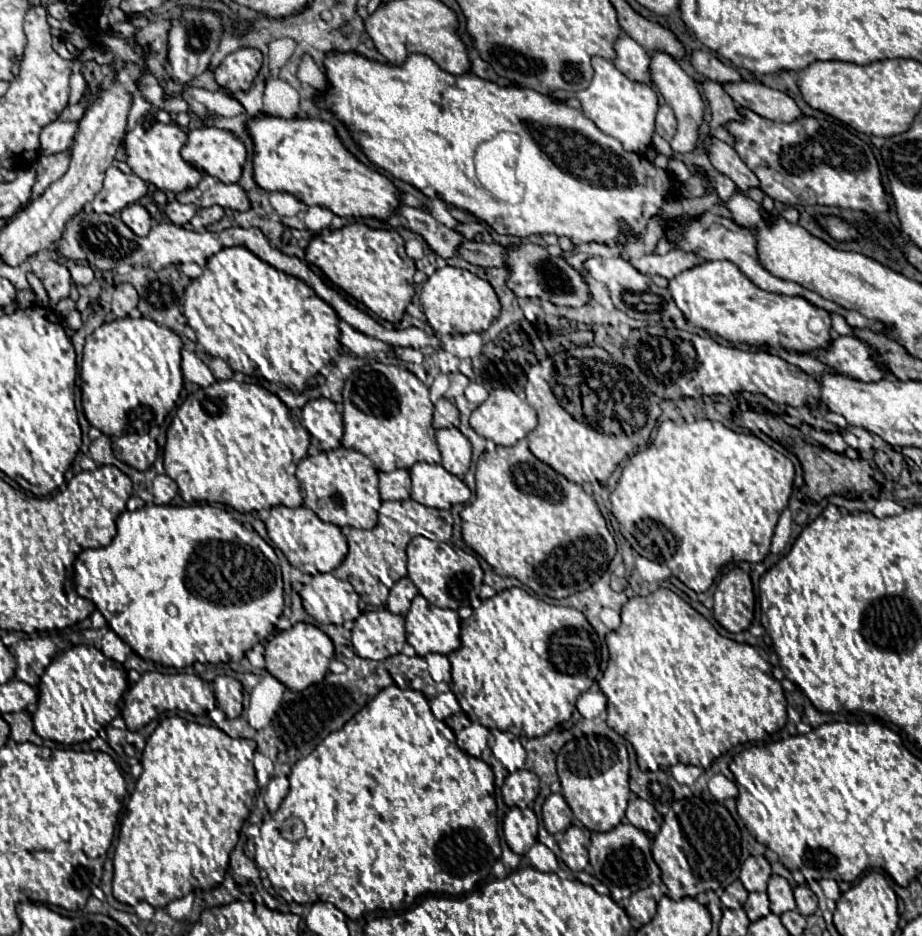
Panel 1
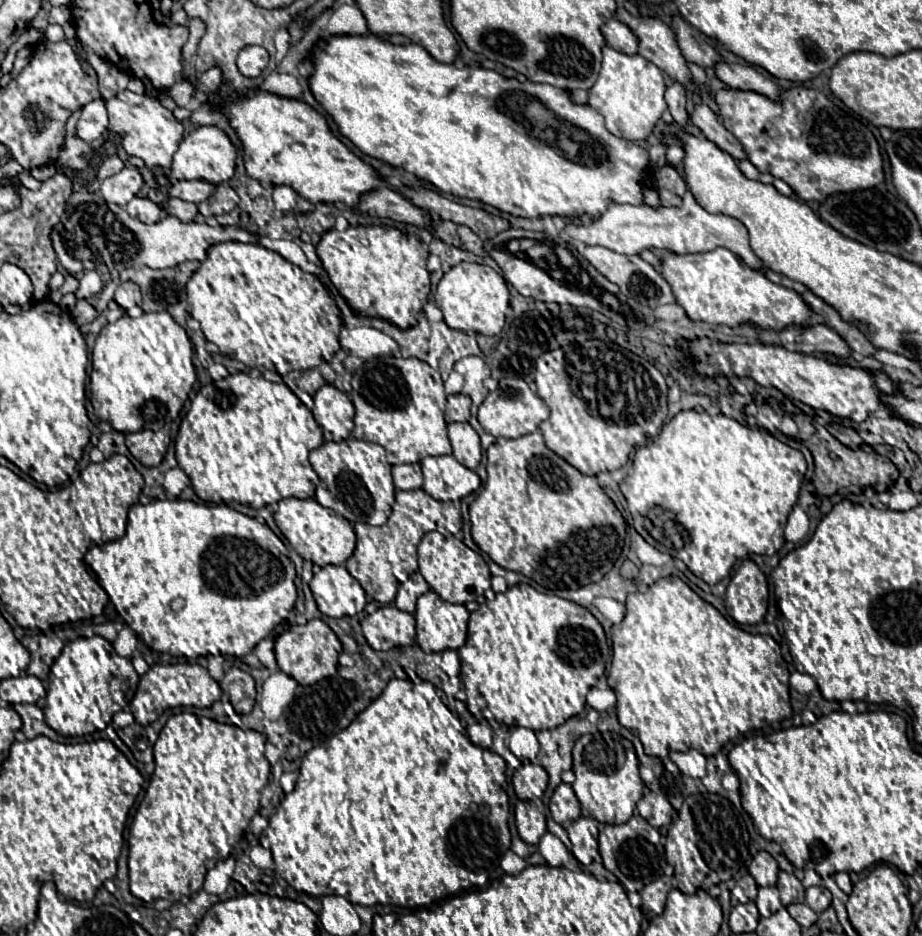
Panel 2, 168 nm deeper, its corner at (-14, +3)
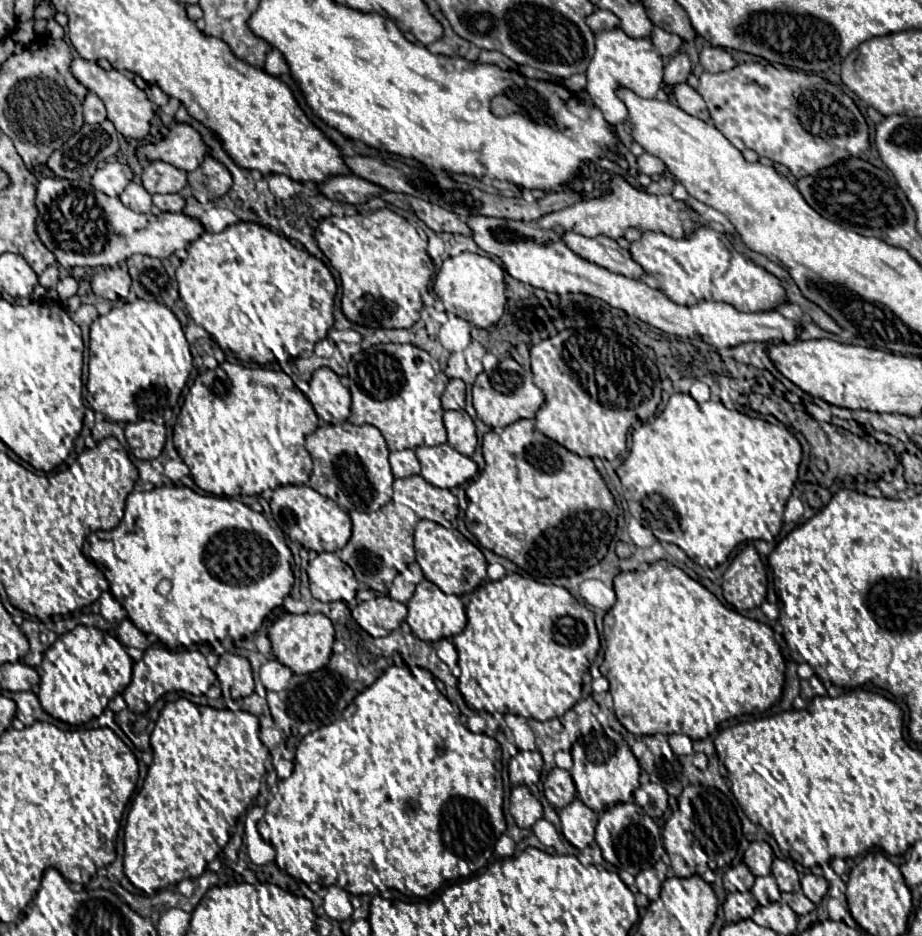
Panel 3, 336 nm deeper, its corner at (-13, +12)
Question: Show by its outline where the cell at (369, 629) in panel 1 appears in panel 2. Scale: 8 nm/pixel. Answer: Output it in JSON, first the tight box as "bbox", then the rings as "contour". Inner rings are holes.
{"bbox":[360,605,416,651],"contour":[[[394,605],[376,609],[376,613],[366,615],[360,625],[366,641],[374,651],[388,651],[392,647],[410,645],[416,635],[414,617],[396,609]]]}

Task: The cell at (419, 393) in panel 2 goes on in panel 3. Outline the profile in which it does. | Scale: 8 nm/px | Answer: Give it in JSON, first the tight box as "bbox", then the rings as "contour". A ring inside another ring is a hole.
{"bbox":[349,344,447,450],"contour":[[[375,344],[367,350],[357,352],[349,360],[349,392],[351,392],[351,422],[371,424],[379,428],[383,434],[389,450],[405,450],[405,448],[419,448],[419,446],[437,446],[447,442],[447,432],[443,426],[443,408],[441,408],[441,394],[445,384],[439,372],[431,364],[429,352],[413,346],[413,344]]]}

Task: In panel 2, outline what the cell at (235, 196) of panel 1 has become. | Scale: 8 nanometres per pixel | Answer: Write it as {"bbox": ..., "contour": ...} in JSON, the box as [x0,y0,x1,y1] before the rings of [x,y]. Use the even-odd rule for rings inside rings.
{"bbox":[168,181,214,203],"contour":[[[176,181],[168,185],[168,197],[180,197],[190,203],[202,203],[210,193],[214,191],[214,185],[206,181]]]}

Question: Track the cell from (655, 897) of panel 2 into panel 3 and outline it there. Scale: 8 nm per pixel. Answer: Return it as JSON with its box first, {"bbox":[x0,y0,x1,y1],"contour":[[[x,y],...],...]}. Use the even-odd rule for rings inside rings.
{"bbox":[636,860,668,900],"contour":[[[661,860],[655,862],[651,868],[647,868],[636,876],[636,887],[641,894],[645,894],[649,900],[659,898],[659,890],[663,884],[663,878],[667,878],[668,866]]]}

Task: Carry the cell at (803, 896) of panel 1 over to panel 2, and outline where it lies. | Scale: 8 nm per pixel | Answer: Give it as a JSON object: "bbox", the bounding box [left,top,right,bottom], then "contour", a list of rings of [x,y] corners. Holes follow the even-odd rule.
{"bbox":[806,887,832,913],"contour":[[[808,887],[806,889],[806,905],[814,909],[816,913],[822,913],[826,907],[830,907],[832,895],[826,887]]]}

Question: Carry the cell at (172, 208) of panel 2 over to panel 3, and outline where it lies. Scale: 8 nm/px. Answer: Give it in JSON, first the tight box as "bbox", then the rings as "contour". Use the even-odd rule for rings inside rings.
{"bbox":[153,194,185,212],"contour":[[[153,194],[153,204],[163,212],[181,212],[185,208],[185,198],[181,194]]]}

